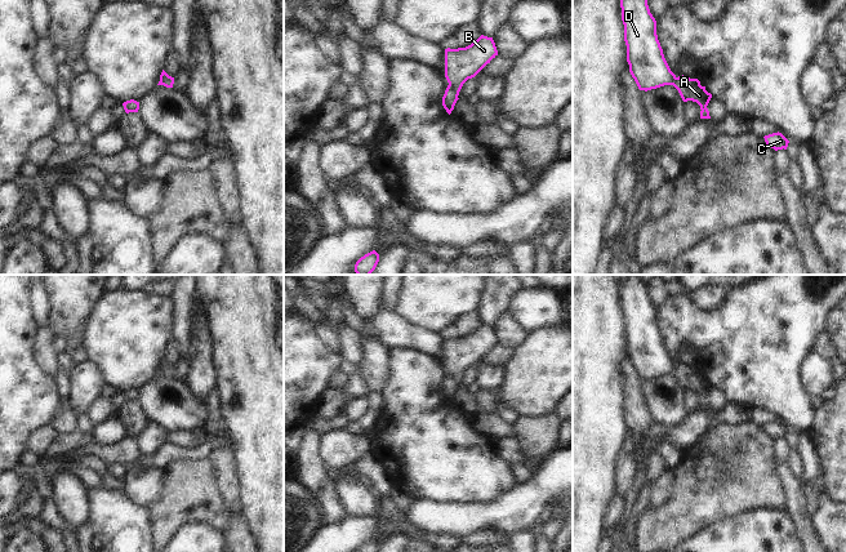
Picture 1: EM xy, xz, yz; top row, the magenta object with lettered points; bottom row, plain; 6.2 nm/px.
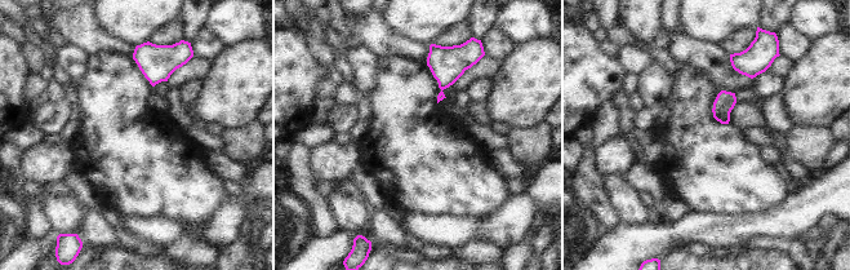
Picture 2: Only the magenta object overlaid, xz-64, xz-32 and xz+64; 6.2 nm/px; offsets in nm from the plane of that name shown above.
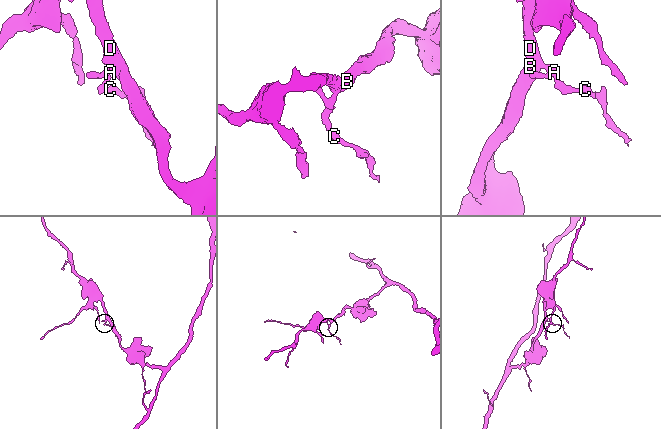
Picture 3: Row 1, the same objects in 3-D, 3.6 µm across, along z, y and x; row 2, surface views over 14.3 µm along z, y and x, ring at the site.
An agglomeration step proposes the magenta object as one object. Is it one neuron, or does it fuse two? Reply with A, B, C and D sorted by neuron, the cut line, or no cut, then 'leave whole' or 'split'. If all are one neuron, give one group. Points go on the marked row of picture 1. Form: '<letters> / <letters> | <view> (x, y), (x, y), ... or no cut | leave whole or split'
A C / B D | xz (449, 84), (458, 92) | split

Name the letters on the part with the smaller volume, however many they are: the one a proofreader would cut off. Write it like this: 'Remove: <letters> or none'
Remove: A, C

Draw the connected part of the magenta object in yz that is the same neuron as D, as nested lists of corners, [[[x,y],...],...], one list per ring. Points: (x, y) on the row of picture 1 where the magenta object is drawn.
[[[620,0],[622,21],[624,25],[624,41],[627,45],[627,62],[629,72],[640,90],[651,90],[672,85],[676,75],[671,71],[656,35],[656,21],[650,13],[647,0]]]

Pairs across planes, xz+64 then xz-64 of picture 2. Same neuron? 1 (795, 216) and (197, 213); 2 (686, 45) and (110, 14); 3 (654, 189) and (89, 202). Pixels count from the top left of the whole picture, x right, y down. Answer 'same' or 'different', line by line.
1: different
2: different
3: same

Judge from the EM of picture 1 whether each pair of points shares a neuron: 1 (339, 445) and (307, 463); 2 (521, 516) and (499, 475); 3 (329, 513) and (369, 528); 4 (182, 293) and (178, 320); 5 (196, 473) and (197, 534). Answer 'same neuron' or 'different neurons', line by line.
1: different neurons
2: different neurons
3: different neurons
4: same neuron
5: different neurons

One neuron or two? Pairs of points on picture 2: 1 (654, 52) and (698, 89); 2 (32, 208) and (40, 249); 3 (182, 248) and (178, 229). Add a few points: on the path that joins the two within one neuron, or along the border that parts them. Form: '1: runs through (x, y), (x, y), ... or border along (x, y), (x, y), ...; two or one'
1: border along (679, 63), (672, 74); two
2: border along (57, 234), (31, 239), (23, 238); two
3: border along (183, 235), (160, 246); two

